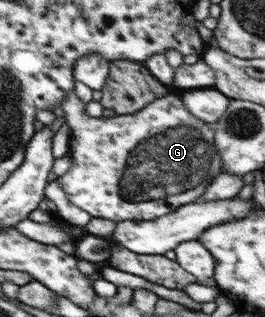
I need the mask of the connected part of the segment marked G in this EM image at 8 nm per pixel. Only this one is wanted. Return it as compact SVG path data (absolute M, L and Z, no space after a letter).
M74 89L71 90L67 98L63 100L62 105L69 126L69 154L71 154L73 161L71 169L68 170L67 173L60 175L57 181L66 193L68 201L72 202L74 206L86 210L86 212L92 214L92 216L106 218L106 220L112 220L112 222L120 222L120 220L152 221L156 217L174 212L174 210L180 206L196 202L202 196L203 190L212 182L212 179L215 179L220 173L224 172L223 166L221 165L220 153L217 152L217 148L215 147L214 133L210 128L210 124L202 122L199 118L192 116L190 111L184 106L177 92L171 91L168 95L158 97L155 101L141 108L138 113L117 114L114 117L103 117L101 115L91 115L84 112L85 106L80 99L76 97Z

